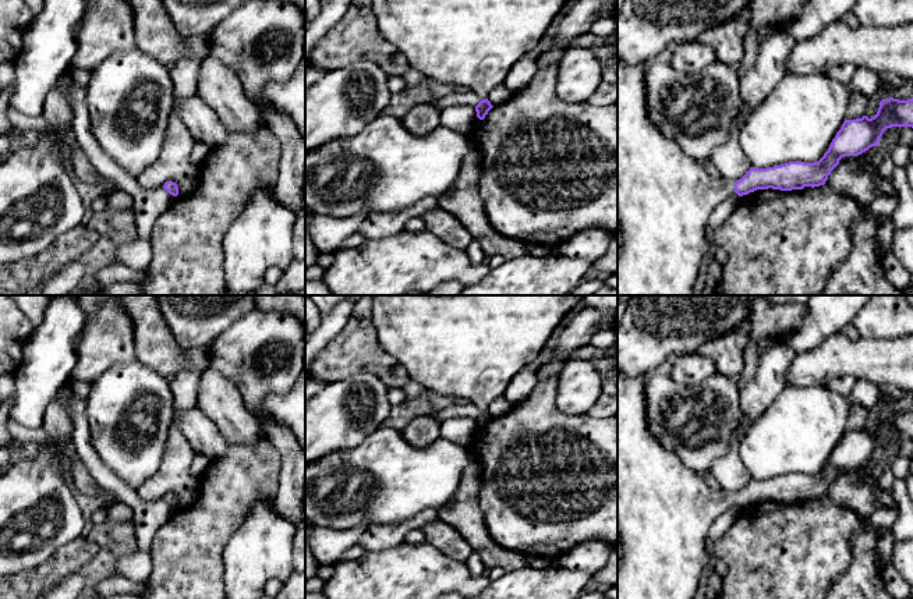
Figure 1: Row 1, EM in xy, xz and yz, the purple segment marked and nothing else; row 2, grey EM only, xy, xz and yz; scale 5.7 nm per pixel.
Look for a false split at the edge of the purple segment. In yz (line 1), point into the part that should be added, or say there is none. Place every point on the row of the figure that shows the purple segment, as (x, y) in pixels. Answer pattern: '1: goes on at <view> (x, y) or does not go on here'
1: goes on at yz (665, 199)

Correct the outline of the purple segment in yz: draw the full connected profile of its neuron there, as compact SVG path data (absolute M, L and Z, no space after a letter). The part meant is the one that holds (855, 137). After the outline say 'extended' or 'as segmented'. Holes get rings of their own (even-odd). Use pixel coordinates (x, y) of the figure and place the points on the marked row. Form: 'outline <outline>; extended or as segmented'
outline M617 57L617 295L694 295L700 265L708 254L708 223L714 209L730 194L757 189L820 187L845 156L859 156L878 142L887 128L913 128L913 98L882 99L874 117L843 121L824 156L814 163L789 162L750 170L735 184L712 177L652 124L645 102L647 64L629 65Z; extended

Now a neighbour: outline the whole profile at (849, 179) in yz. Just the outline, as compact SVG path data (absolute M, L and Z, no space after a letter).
M856 162L839 163L828 176L824 185L834 192L849 196L857 203L868 208L881 195L873 174Z

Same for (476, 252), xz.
M473 240L467 247L466 254L468 255L471 262L482 262L485 259L485 252L479 241Z

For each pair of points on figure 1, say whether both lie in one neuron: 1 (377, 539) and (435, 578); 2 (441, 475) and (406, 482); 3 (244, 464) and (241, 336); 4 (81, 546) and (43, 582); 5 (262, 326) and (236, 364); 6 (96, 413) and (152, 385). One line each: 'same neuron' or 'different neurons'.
1: different neurons
2: same neuron
3: different neurons
4: same neuron
5: same neuron
6: same neuron

